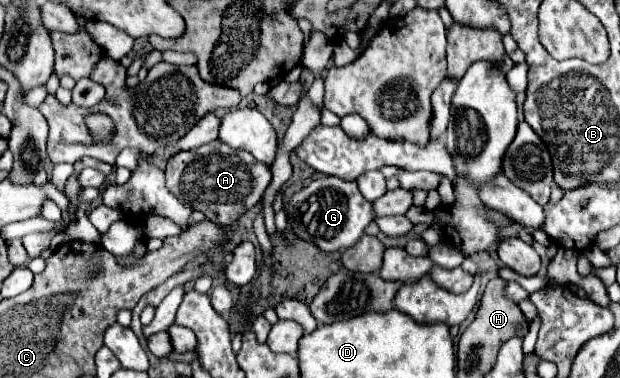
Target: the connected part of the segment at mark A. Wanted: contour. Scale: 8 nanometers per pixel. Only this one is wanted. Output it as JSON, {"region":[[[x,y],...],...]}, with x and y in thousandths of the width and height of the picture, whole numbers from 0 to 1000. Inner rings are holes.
{"region":[[[345,370],[323,392],[287,402],[268,439],[268,497],[300,545],[323,556],[332,577],[355,598],[377,593],[397,556],[413,545],[439,476],[429,434],[410,423],[394,397],[377,397],[368,381]]]}

